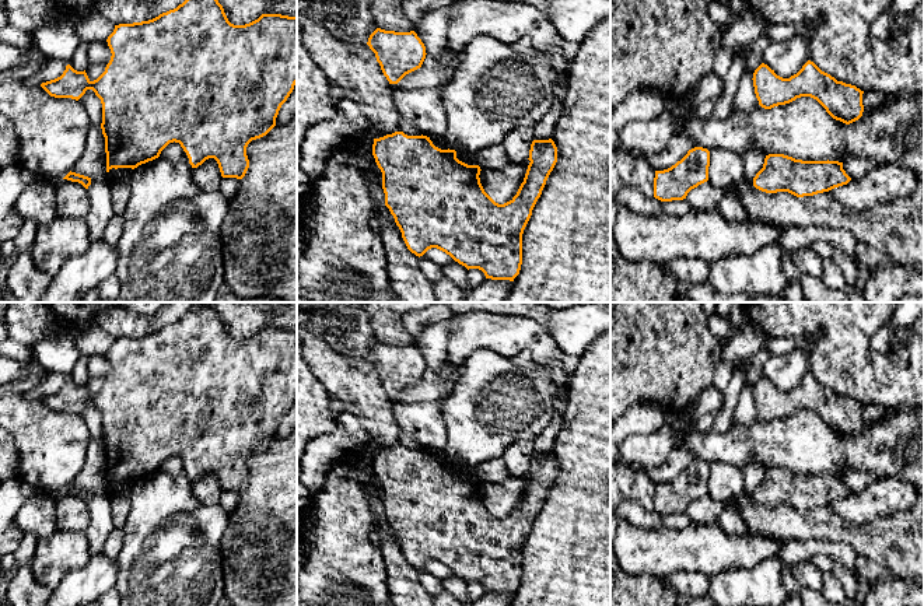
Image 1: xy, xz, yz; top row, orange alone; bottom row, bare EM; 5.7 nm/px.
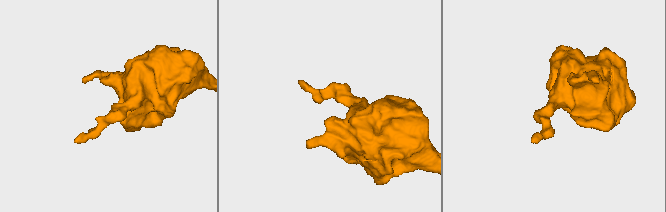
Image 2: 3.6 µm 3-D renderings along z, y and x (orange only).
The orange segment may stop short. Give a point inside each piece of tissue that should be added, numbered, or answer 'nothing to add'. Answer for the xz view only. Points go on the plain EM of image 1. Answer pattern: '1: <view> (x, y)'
nothing to add

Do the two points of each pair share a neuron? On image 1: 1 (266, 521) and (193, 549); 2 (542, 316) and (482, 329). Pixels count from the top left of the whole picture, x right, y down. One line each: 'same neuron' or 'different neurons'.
1: different neurons
2: different neurons

